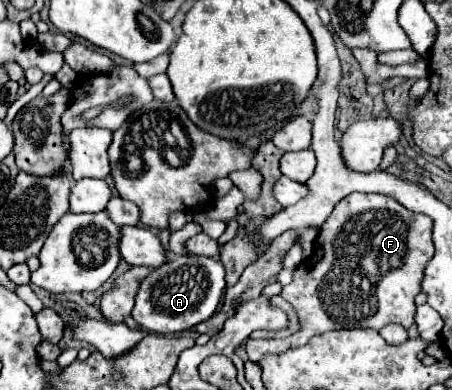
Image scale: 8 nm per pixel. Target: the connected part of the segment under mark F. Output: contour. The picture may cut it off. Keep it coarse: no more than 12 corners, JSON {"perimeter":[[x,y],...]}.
{"perimeter":[[353,193],[281,297],[301,329],[415,323],[432,219]]}

